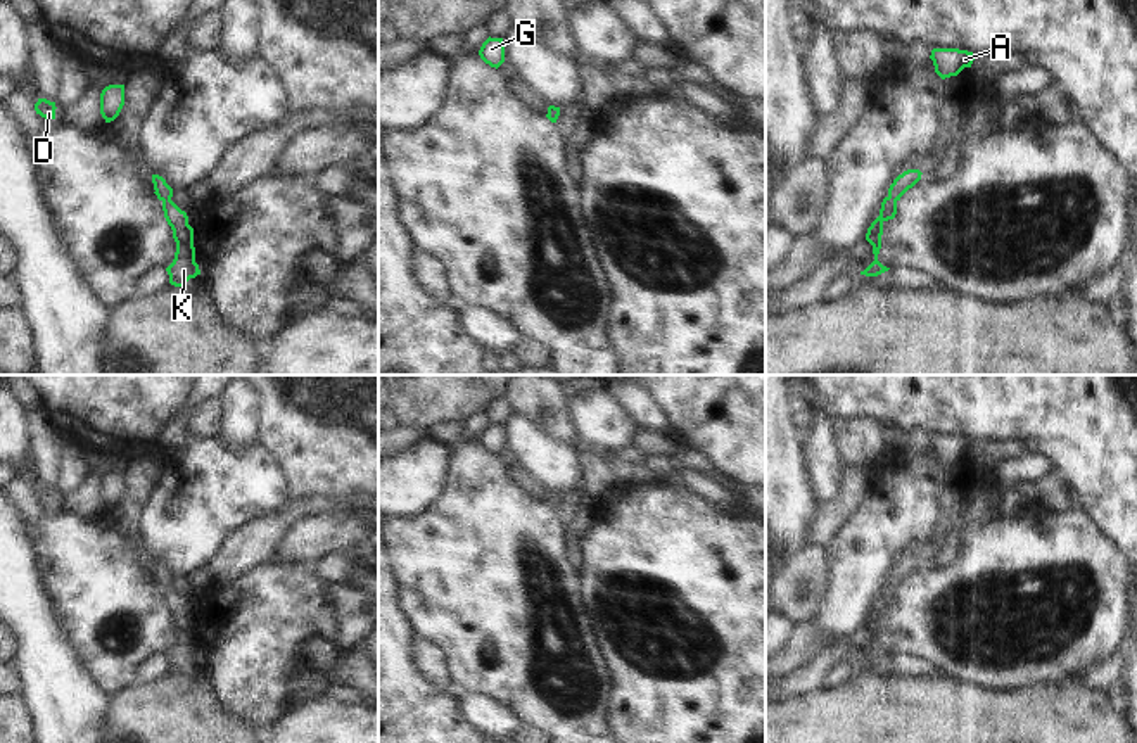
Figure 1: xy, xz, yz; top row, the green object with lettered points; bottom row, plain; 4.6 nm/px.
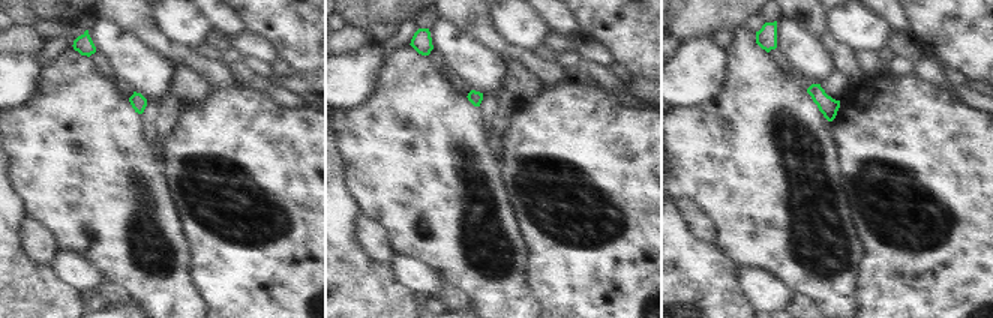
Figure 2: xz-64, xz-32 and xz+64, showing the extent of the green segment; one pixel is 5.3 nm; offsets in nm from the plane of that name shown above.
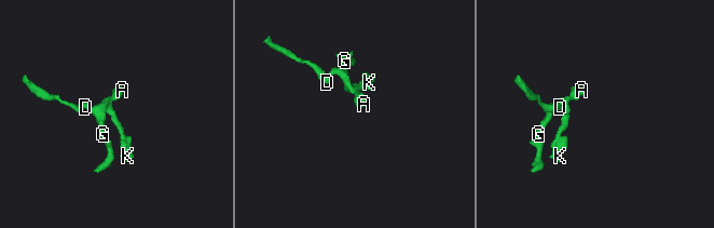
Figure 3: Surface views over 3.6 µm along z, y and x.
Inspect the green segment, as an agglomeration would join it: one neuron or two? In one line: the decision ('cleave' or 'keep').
keep

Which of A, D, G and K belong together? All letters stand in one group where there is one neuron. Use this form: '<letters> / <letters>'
A D G K

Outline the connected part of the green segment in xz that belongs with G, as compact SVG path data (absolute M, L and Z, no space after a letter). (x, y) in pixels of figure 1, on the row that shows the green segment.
M487 38L480 50L480 59L489 64L491 67L499 67L505 62L505 43L503 38Z

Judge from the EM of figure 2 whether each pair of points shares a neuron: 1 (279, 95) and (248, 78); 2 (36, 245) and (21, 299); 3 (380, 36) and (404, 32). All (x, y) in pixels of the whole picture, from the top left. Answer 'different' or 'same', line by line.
1: same
2: different
3: different

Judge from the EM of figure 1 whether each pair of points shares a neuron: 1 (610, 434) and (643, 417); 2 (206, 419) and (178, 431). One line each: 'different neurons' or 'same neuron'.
1: different neurons
2: same neuron

